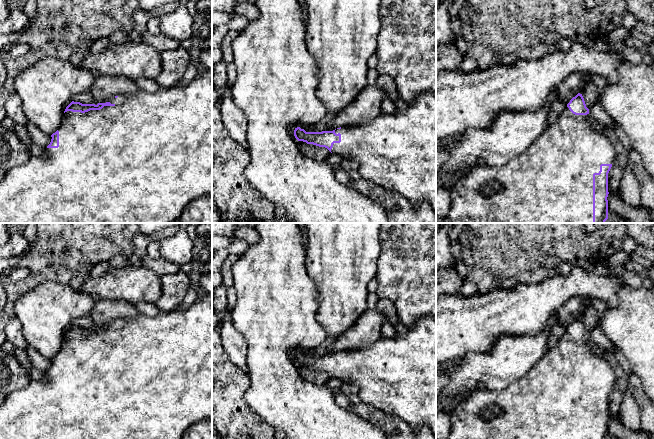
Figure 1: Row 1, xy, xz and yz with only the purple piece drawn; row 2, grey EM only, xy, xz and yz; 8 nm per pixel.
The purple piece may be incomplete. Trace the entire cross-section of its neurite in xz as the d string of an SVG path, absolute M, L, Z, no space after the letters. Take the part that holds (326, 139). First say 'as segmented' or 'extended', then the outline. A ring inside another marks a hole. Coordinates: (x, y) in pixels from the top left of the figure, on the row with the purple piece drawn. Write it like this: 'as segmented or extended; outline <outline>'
extended; outline M422 92L405 110L397 109L395 114L382 113L370 122L322 132L306 132L297 127L294 136L298 141L325 147L343 159L357 162L362 179L401 194L413 205L427 203L436 211L436 95L434 93Z

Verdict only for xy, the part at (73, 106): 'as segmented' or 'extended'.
extended

